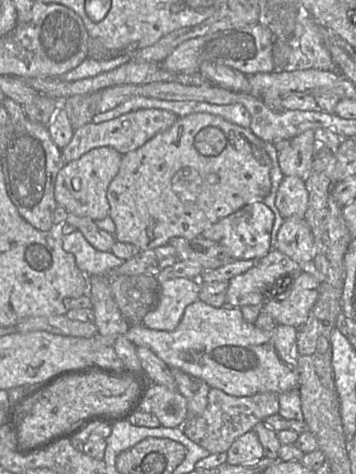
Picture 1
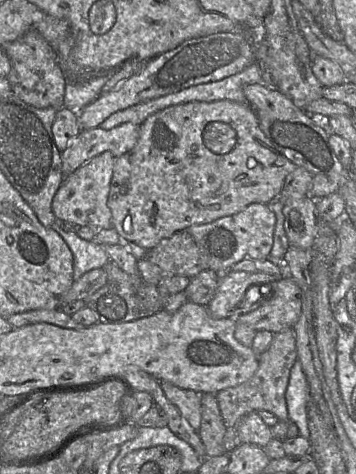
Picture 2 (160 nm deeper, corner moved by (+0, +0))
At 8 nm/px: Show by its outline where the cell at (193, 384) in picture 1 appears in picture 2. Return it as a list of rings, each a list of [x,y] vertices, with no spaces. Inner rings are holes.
[[[212,393],[201,395],[201,425],[198,435],[204,445],[207,457],[226,453],[224,435],[226,428],[220,413],[216,397]]]

